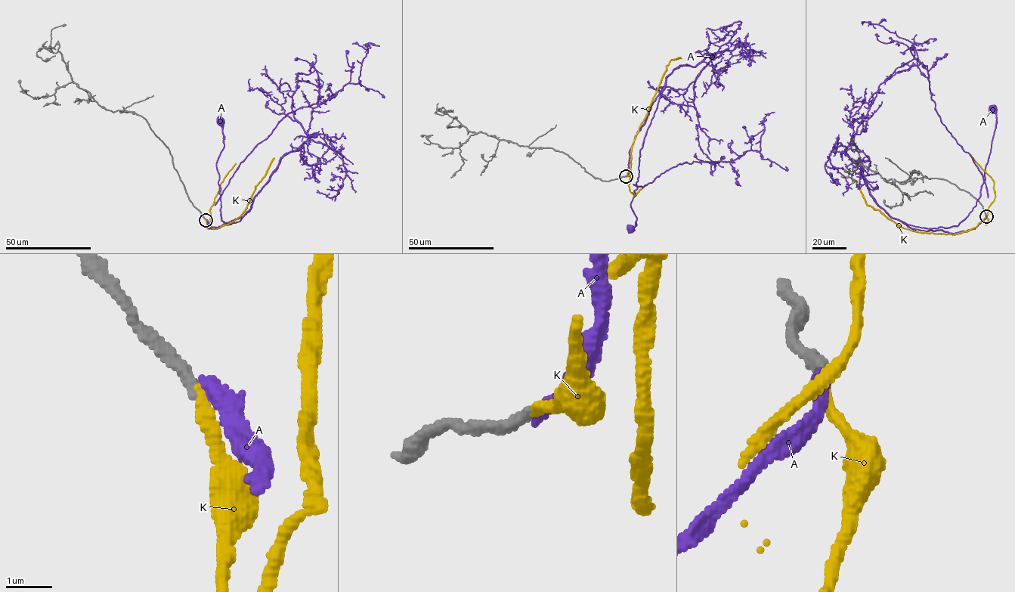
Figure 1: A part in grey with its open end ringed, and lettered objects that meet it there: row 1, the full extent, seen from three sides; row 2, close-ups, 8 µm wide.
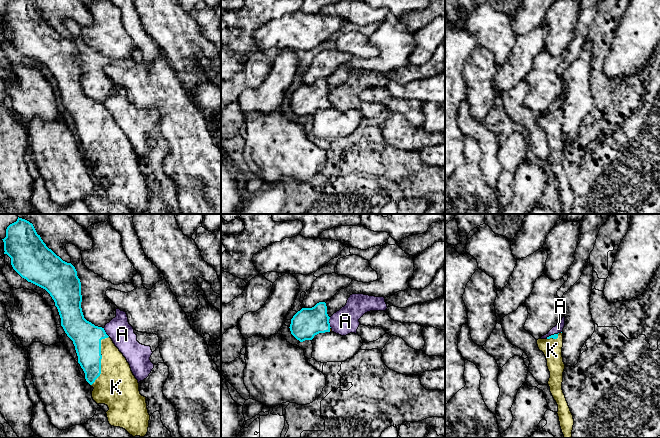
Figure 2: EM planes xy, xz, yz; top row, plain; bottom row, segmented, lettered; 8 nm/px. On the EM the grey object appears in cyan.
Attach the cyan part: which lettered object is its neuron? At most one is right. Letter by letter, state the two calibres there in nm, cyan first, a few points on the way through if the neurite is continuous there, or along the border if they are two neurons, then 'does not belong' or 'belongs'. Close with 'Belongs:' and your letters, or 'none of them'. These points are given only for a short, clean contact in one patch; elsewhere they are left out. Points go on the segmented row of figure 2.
A: 240 nm thick on the cyan side, 200 nm on the other; border along xz (329, 317), (329, 325), (331, 327); does not belong
K: 240 nm thick on the cyan side, 320 nm on the other; runs through xy (86, 337), (101, 358), (110, 379), (116, 385); belongs
Belongs: K

